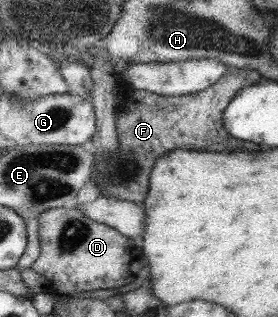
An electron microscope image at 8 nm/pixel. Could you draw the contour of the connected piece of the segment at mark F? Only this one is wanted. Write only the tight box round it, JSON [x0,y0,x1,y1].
[90,67,255,204]

